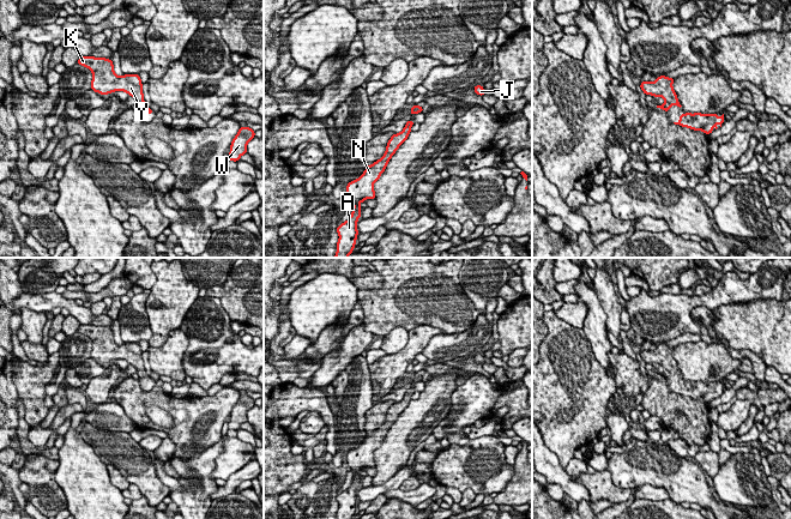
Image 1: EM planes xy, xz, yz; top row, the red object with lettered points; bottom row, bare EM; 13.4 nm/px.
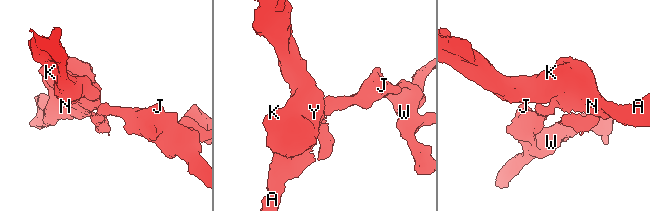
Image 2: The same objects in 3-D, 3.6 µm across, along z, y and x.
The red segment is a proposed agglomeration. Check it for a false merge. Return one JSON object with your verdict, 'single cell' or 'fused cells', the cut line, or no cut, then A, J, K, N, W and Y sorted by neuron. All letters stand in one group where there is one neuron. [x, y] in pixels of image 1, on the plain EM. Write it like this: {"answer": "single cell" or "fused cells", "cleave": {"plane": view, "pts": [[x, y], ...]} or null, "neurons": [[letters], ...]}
{"answer": "single cell", "cleave": null, "neurons": [["A", "J", "K", "N", "W", "Y"]]}

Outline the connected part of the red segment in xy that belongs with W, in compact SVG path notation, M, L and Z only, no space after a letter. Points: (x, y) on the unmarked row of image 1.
M244 394L240 396L236 405L233 408L230 414L230 422L228 429L237 430L240 426L247 422L247 412L255 405L255 400Z

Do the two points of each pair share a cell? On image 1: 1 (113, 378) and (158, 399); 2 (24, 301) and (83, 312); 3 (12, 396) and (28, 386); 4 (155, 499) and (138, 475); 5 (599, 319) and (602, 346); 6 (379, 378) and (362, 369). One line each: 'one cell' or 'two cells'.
1: two cells
2: one cell
3: two cells
4: one cell
5: one cell
6: two cells

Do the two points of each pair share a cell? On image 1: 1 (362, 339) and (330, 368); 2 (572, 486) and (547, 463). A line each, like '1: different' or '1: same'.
1: same
2: same

